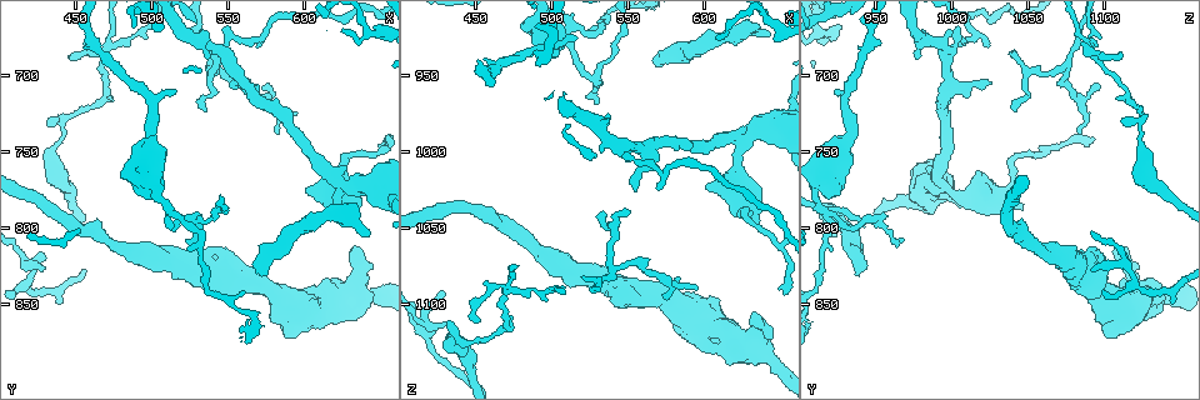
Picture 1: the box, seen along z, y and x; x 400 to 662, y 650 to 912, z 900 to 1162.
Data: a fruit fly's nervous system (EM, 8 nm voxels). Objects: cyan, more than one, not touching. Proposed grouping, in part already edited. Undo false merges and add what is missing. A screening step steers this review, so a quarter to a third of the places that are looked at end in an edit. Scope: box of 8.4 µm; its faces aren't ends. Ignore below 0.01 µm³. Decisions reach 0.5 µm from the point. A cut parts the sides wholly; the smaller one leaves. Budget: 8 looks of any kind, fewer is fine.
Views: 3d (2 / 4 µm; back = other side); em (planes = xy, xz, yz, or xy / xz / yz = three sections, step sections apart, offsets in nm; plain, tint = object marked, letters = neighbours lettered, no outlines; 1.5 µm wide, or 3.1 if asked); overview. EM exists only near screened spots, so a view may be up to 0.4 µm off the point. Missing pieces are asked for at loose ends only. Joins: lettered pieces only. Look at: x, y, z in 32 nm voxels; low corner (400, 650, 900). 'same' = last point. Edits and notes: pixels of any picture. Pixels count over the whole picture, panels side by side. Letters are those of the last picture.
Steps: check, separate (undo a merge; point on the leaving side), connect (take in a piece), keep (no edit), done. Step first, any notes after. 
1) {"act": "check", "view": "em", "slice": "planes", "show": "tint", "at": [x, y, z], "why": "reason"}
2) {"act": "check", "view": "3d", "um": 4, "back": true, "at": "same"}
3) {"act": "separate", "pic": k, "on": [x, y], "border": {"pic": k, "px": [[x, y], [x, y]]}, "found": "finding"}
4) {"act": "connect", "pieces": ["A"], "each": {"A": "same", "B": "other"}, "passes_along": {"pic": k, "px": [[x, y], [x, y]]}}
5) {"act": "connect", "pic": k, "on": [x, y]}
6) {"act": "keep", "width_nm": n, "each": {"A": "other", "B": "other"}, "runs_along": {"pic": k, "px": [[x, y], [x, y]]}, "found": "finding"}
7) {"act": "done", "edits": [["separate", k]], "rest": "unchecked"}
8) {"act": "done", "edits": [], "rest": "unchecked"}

{"act": "check", "view": "3d", "um": 4, "at": [536, 812, 1092], "why": "thick end"}

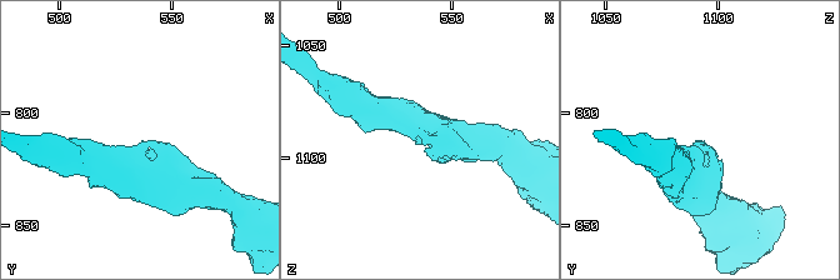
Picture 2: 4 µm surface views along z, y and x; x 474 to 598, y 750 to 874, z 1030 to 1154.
{"act": "check", "view": "em", "slice": "yz", "step": 8, "show": "letters", "at": [537, 813, 1095]}

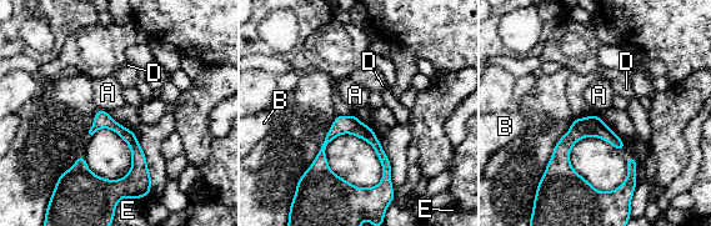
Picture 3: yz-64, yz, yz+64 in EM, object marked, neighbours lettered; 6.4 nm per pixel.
{"act": "keep", "each": {"A": "other", "B": "other", "D": "other", "E": "other"}, "runs_along": {"pic": 3, "px": [[99, 112], [133, 142], [146, 181]]}, "found": "no lettered piece goes on from it"}

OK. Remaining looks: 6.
{"act": "check", "view": "em", "slice": "xz", "step": 4, "show": "tint", "at": [468, 686, 1090], "why": "two arms in line, one across"}

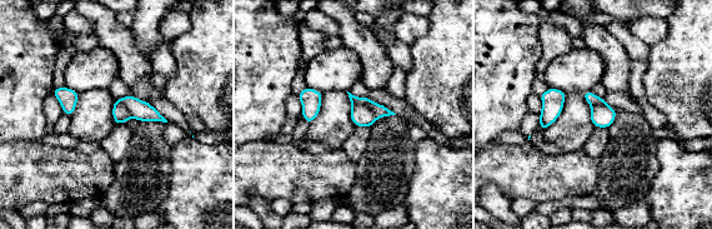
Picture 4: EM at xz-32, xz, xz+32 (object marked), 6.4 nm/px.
{"act": "check", "view": "em", "slice": "yz", "step": 8, "show": "letters", "at": "same", "why": "another direction"}

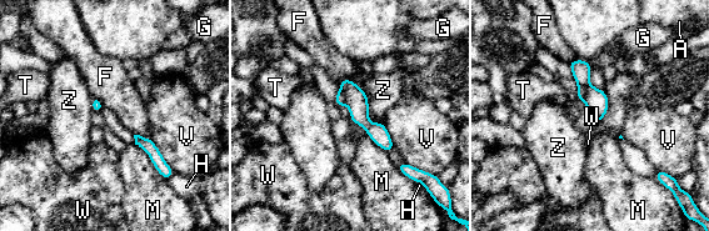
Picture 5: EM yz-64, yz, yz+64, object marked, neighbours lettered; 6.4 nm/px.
{"act": "separate", "pic": 5, "on": [580, 91], "each": {"A": "other", "F": "other", "G": "other", "H": "other", "M": "other", "T": "other", "V": "other", "W": "other", "Z": "other"}, "border": {"pic": 5, "px": [[578, 84], [585, 89], [583, 100]]}, "found": "two neurons meet here"}

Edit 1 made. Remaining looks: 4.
{"act": "check", "view": "overview", "why": "see it whole again"}

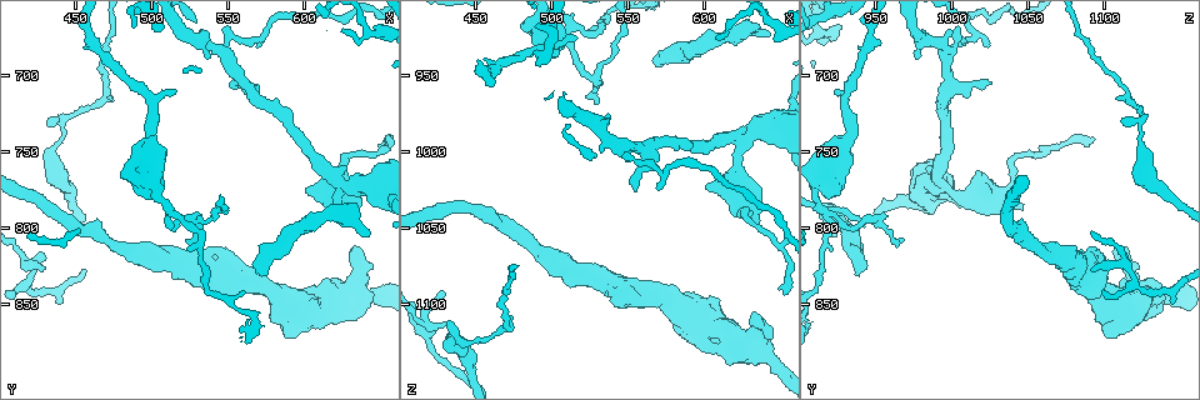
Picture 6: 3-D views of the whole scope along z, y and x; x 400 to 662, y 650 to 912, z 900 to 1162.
{"act": "check", "view": "em", "slice": "xz", "step": 8, "show": "tint", "at": [526, 792, 948], "why": "abrupt turn"}

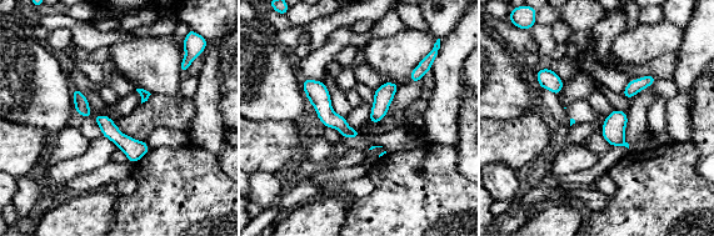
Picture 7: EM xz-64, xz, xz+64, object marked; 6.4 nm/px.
{"act": "check", "view": "em", "slice": "planes", "show": "letters", "at": "same"}

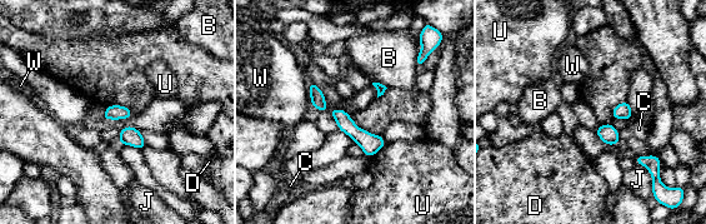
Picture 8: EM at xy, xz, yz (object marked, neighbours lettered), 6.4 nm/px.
{"act": "keep", "width_nm": 100, "each": {"B": "other", "C": "other", "D": "other", "J": "other", "U": "other", "W": "other"}, "border": {"pic": 8, "px": [[309, 81], [311, 104]]}, "found": "continuous, no second neuron"}

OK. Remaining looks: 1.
{"act": "done", "edits": [["separate", 5]], "rest": "unchecked"}

